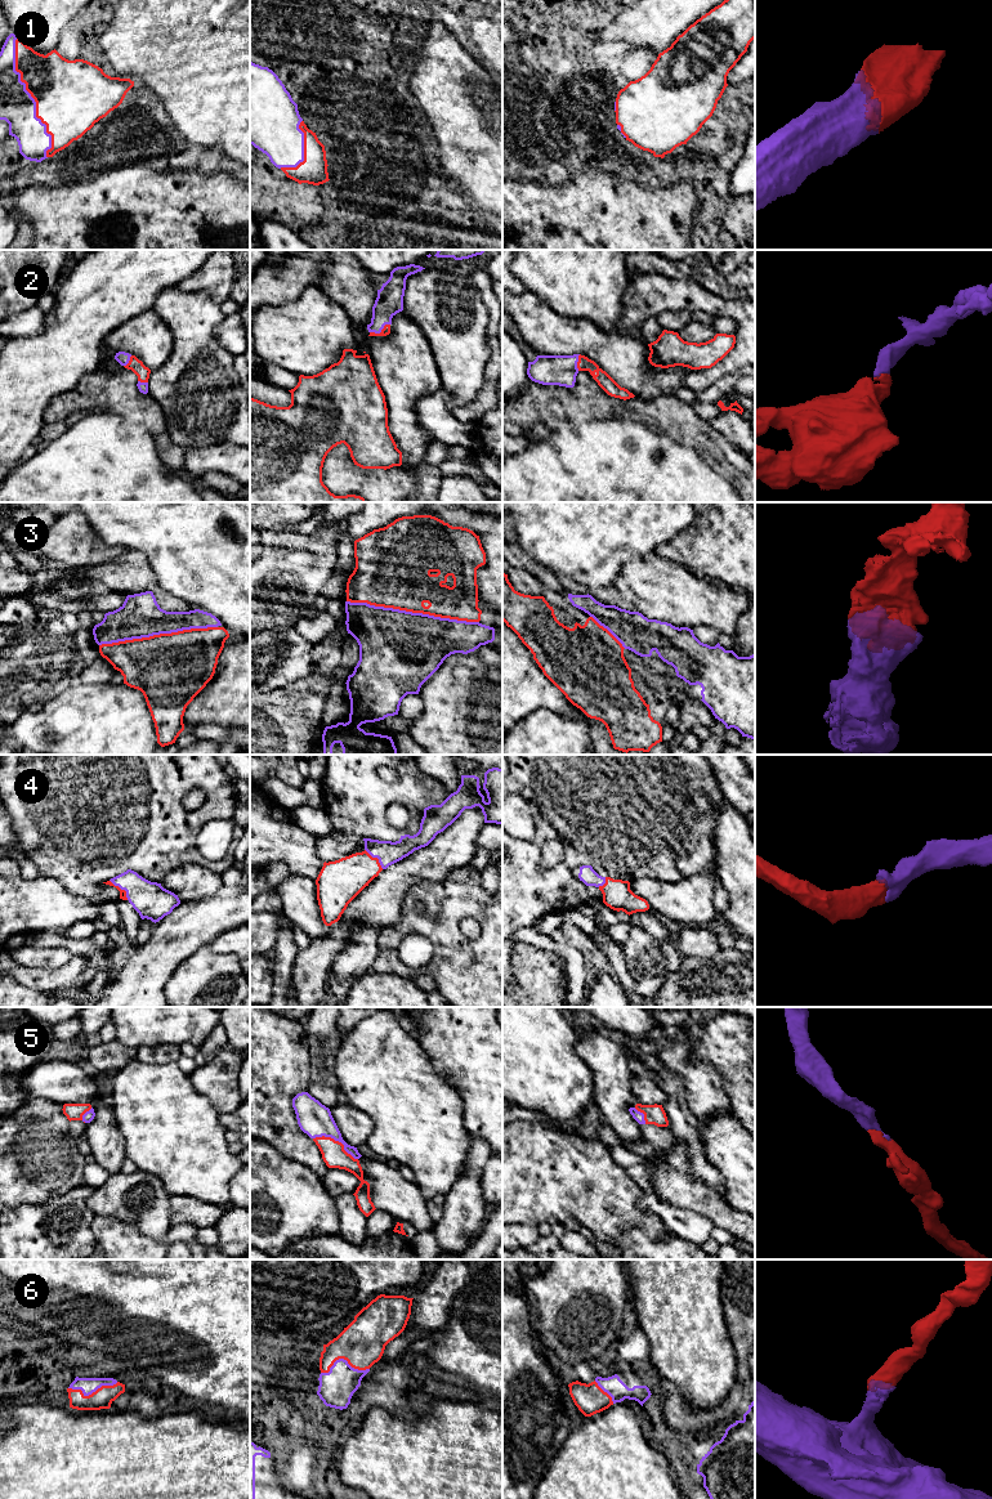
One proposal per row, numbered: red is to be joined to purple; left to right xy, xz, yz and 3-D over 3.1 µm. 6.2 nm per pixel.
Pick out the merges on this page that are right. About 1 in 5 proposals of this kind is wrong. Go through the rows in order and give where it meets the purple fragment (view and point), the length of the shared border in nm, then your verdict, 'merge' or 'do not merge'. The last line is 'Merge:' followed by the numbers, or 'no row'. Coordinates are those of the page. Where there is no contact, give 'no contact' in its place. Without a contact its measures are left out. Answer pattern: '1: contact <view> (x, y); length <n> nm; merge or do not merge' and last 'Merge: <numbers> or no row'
1: contact xy (32, 98); length 750 nm; merge
2: contact xz (380, 331); length 140 nm; merge
3: contact xz (411, 612); length 850 nm; merge
4: contact xy (121, 889); length 170 nm; merge
5: contact xz (336, 1140); length 320 nm; merge
6: contact xz (343, 1359); length 300 nm; merge
Merge: 1, 2, 3, 4, 5, 6

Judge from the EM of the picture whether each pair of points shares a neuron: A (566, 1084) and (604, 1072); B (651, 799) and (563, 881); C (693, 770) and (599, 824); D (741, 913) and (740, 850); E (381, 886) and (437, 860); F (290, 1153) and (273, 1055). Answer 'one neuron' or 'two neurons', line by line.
A: two neurons
B: one neuron
C: one neuron
D: one neuron
E: one neuron
F: one neuron

